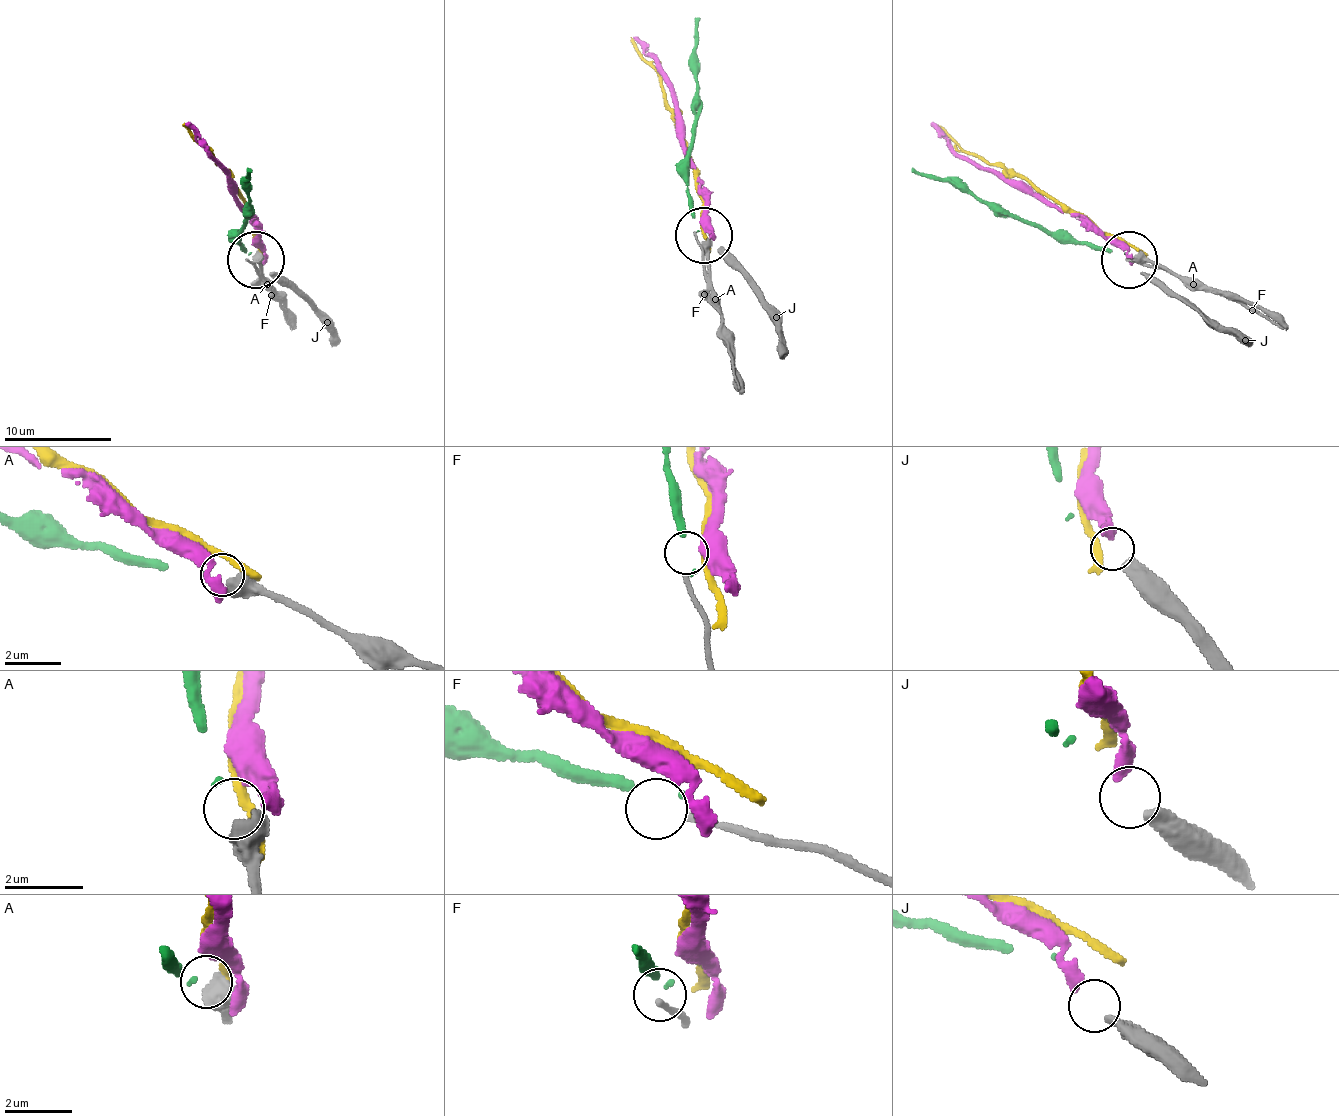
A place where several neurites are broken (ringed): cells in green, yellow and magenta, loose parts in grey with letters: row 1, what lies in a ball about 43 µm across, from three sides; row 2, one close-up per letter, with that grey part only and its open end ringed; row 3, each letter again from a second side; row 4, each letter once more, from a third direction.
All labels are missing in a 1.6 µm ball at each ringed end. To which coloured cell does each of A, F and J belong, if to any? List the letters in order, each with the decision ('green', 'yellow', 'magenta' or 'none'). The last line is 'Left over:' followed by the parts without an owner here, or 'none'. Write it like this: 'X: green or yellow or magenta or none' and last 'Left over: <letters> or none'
A: green
F: none
J: magenta
Left over: F

